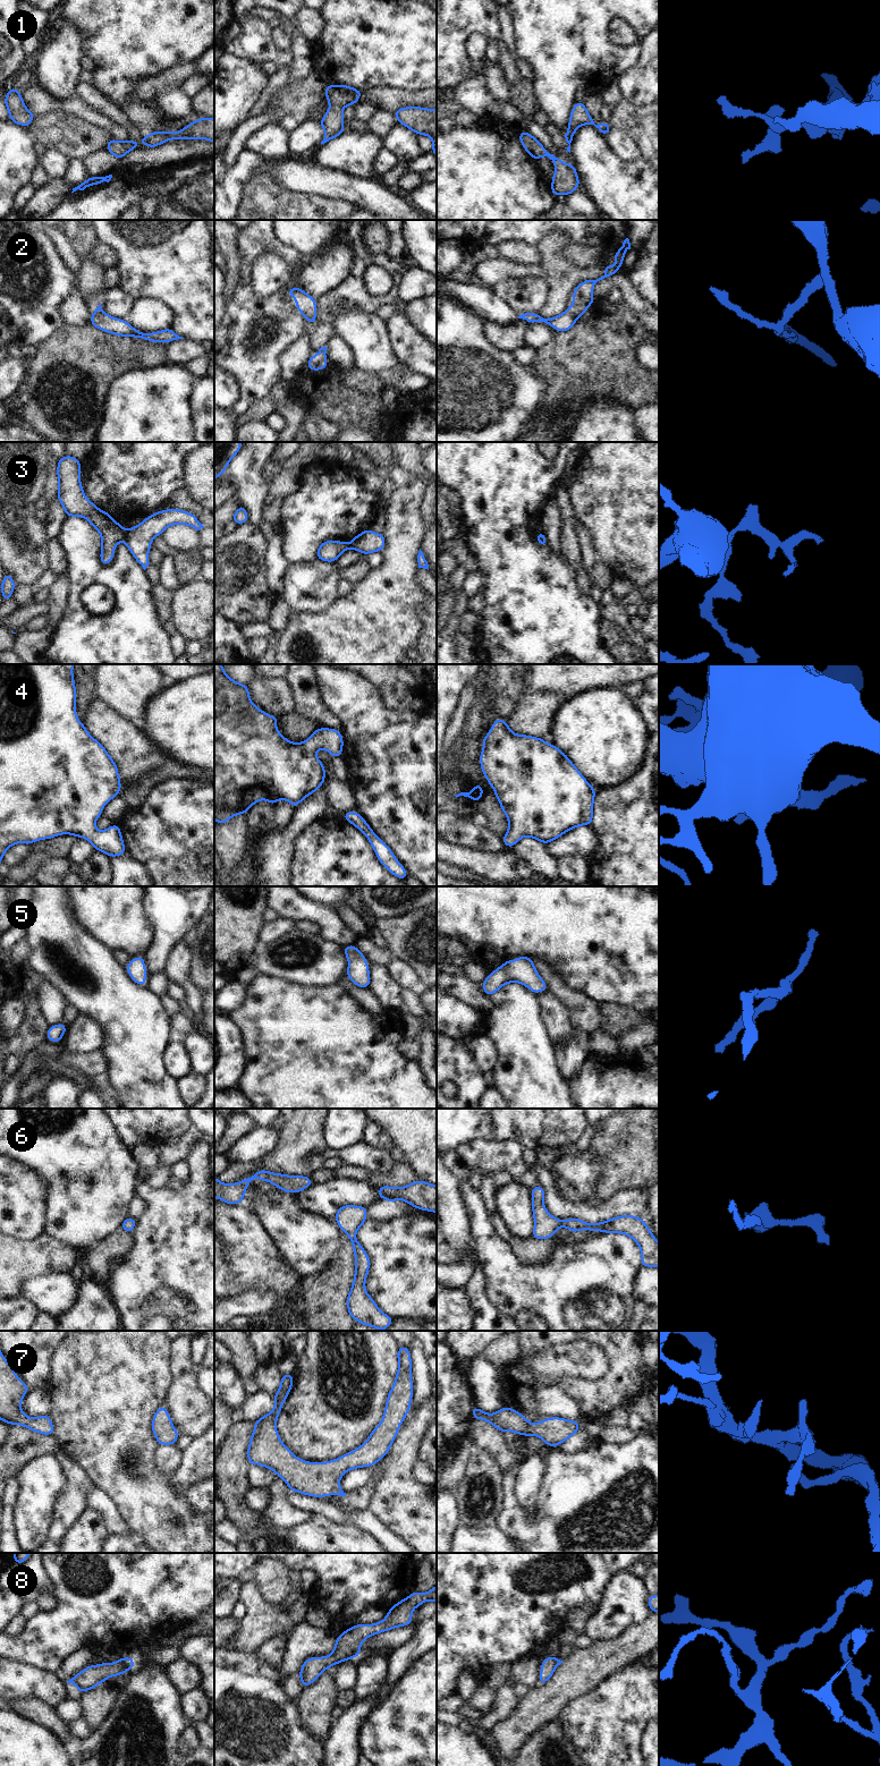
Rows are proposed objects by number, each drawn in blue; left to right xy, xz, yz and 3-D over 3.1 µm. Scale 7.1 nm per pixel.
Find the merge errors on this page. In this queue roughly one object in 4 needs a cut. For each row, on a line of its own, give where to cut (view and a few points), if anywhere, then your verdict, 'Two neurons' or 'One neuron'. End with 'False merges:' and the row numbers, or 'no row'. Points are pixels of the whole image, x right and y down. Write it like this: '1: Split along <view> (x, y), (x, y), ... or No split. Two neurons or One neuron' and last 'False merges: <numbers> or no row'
1: No split. One neuron
2: Split along yz (569, 308), (577, 317). Two neurons
3: Split along xy (126, 531), (126, 535), (121, 540). Two neurons
4: No split. One neuron
5: No split. One neuron
6: No split. One neuron
7: No split. One neuron
8: No split. One neuron
False merges: 2, 3.

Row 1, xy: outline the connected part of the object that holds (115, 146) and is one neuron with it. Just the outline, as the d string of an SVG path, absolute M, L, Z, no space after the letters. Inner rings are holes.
M112 137L109 139L105 150L108 150L116 159L122 159L132 150L138 147L138 142L134 139L127 139L126 142L119 142Z

